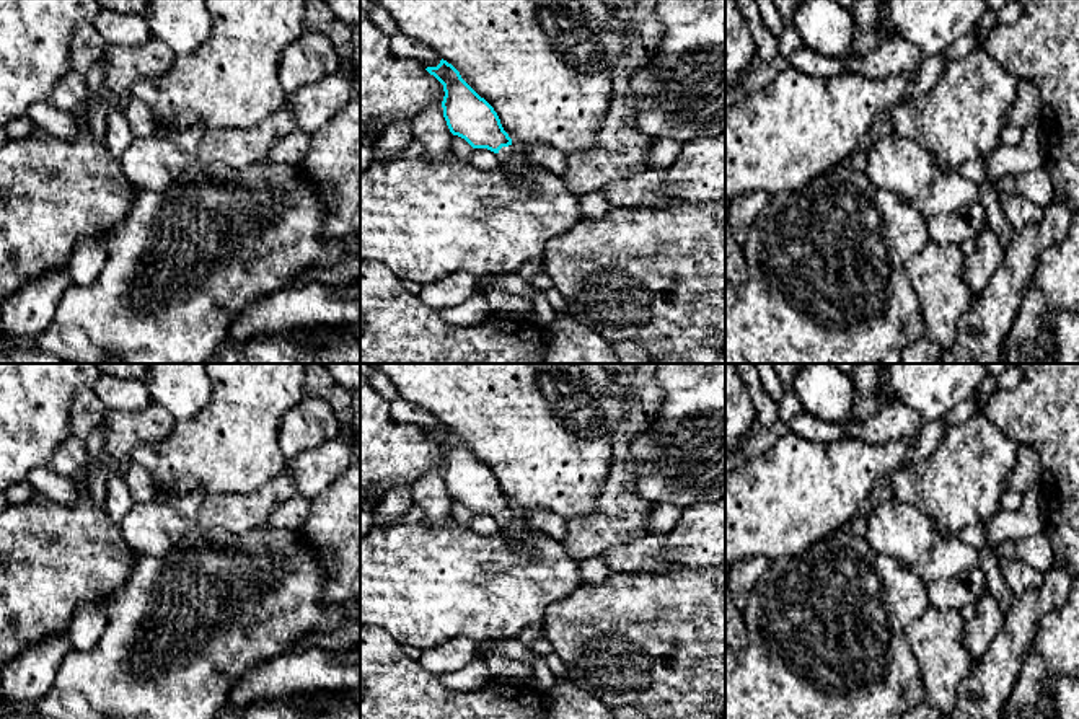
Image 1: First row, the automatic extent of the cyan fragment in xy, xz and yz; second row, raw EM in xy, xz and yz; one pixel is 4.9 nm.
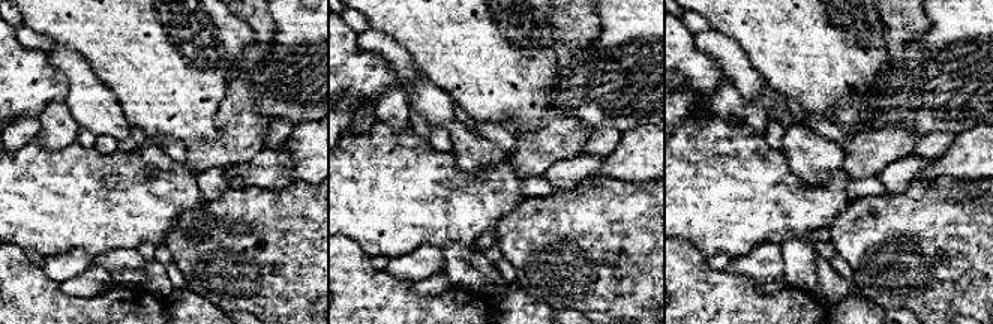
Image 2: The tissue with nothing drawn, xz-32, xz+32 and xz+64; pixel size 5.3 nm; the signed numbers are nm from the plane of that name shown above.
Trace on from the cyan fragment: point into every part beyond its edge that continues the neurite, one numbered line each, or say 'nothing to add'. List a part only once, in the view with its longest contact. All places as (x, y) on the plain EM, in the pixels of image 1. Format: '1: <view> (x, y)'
1: xz (506, 520)

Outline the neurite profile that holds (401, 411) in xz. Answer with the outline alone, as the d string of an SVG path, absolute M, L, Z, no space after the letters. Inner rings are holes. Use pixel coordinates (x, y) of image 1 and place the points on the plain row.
M401 398L390 401L390 414L393 421L417 426L424 434L437 432L442 426L432 412Z

